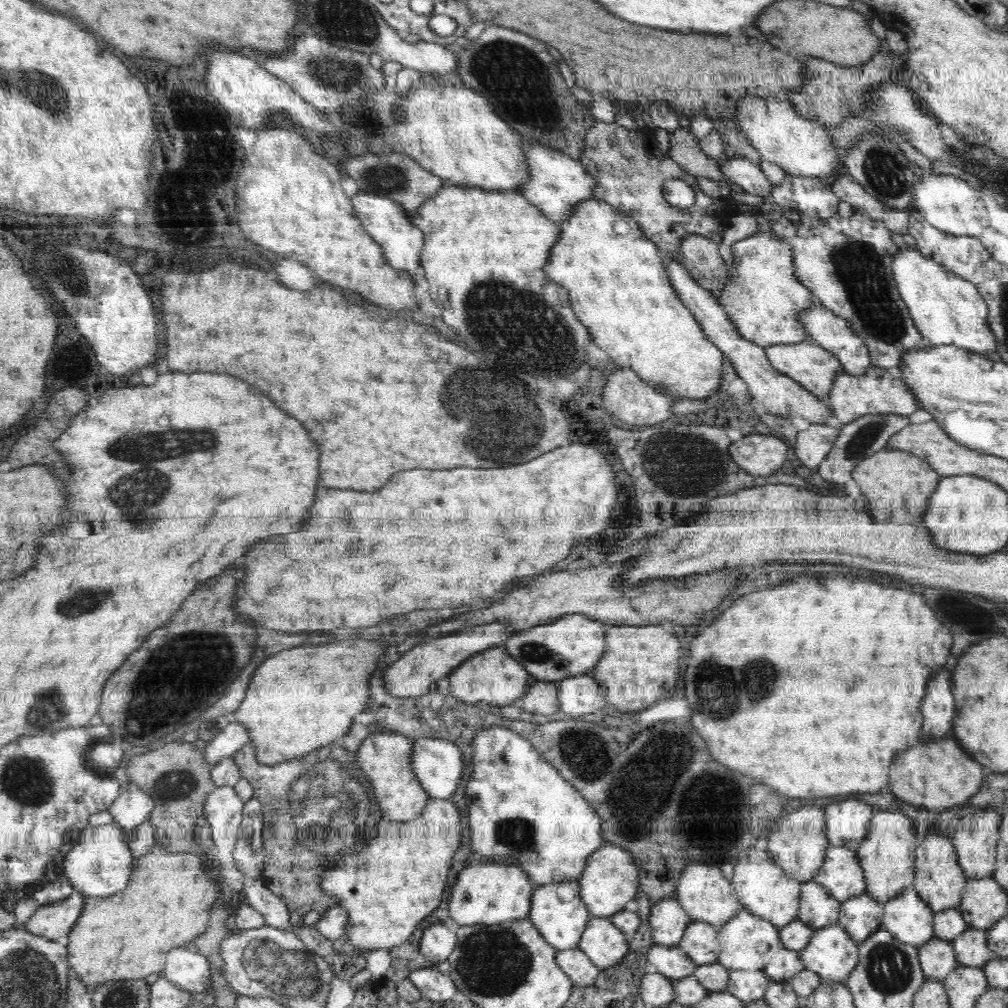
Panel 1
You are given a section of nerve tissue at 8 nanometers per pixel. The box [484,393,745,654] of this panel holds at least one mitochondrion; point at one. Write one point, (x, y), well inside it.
(694, 482)

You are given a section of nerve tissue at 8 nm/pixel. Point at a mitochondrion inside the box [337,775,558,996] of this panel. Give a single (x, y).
(516, 835)

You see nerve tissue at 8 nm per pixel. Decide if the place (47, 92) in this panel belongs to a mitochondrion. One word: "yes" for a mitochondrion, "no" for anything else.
yes

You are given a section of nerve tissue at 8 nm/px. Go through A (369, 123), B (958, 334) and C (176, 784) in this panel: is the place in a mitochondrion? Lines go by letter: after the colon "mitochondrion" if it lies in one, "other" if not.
A: mitochondrion
B: other
C: mitochondrion

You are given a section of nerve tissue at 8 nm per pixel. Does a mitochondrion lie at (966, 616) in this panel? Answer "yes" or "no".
no

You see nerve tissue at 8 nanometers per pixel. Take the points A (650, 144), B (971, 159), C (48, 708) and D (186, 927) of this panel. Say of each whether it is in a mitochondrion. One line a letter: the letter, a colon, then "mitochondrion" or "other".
A: other
B: mitochondrion
C: mitochondrion
D: other

